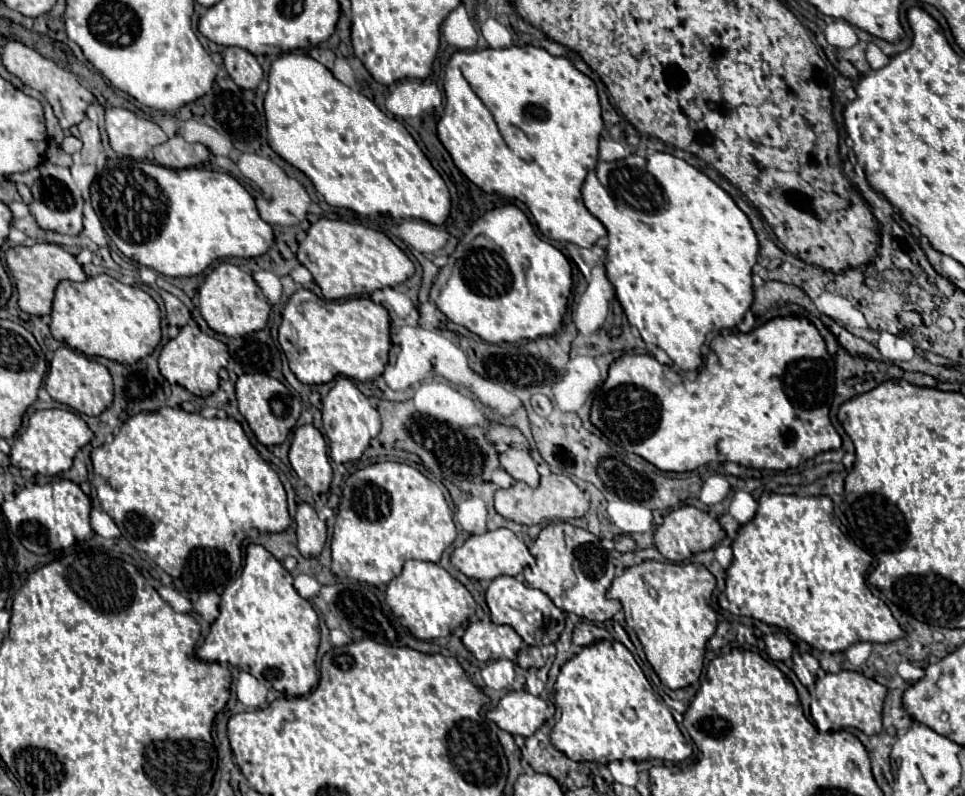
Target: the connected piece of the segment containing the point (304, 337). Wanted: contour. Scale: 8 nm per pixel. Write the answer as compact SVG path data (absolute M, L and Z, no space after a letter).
M298 289L284 307L278 341L292 373L302 383L330 383L336 375L364 383L382 375L388 363L390 317L382 305L370 299L322 301L312 291Z

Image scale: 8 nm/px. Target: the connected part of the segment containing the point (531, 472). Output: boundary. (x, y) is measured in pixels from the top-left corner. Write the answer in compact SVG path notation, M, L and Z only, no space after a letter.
M510 447L506 453L500 455L500 463L516 481L524 481L530 487L538 487L540 483L540 475L536 469L538 463L530 457L530 453Z

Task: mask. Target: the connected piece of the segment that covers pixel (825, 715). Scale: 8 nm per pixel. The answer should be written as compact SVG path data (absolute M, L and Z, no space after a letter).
M844 669L840 673L826 673L812 688L810 714L819 730L827 732L856 728L866 735L876 735L882 731L882 703L886 697L884 685L864 677L862 673Z

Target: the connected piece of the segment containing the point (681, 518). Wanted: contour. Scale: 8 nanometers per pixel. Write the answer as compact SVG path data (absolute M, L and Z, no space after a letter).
M686 505L686 507L680 507L680 509L676 509L676 511L672 511L664 517L664 523L654 533L654 545L658 547L658 551L666 559L670 559L674 563L682 563L684 559L692 557L694 553L712 549L724 537L726 537L726 533L724 533L724 529L720 527L720 523L716 519L712 519L708 513L704 513L696 507Z

